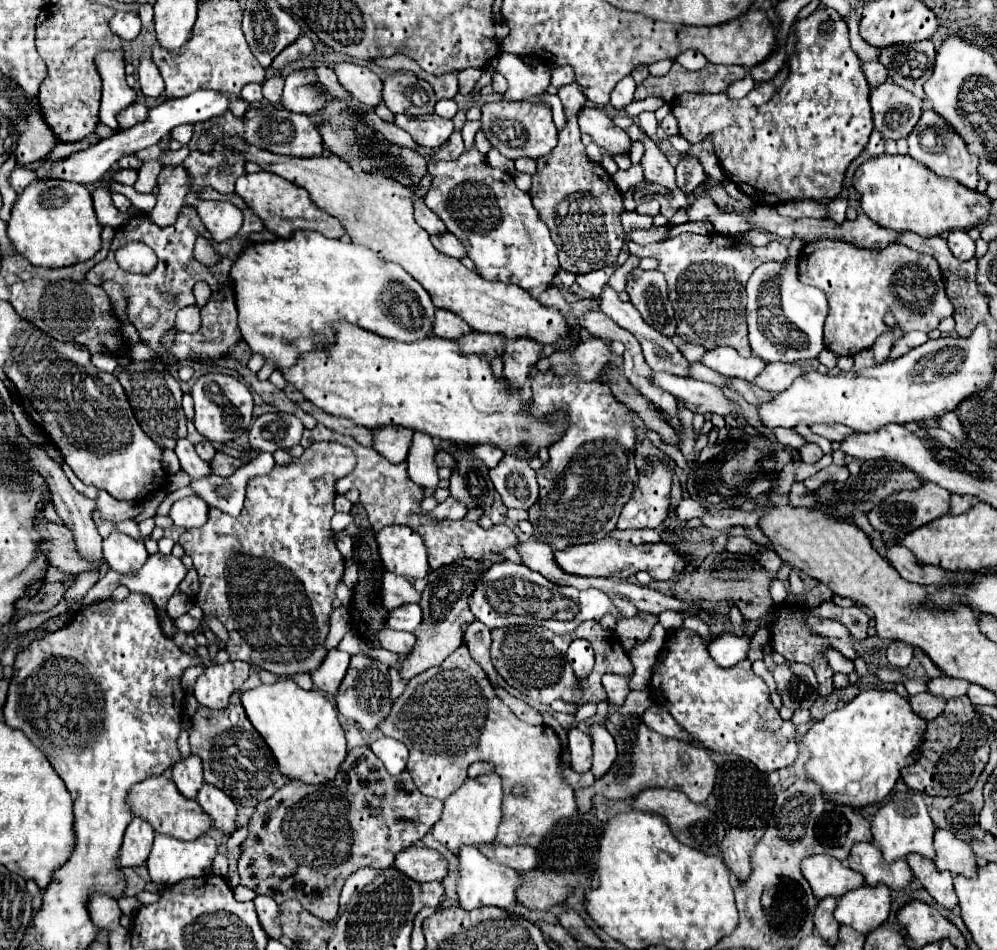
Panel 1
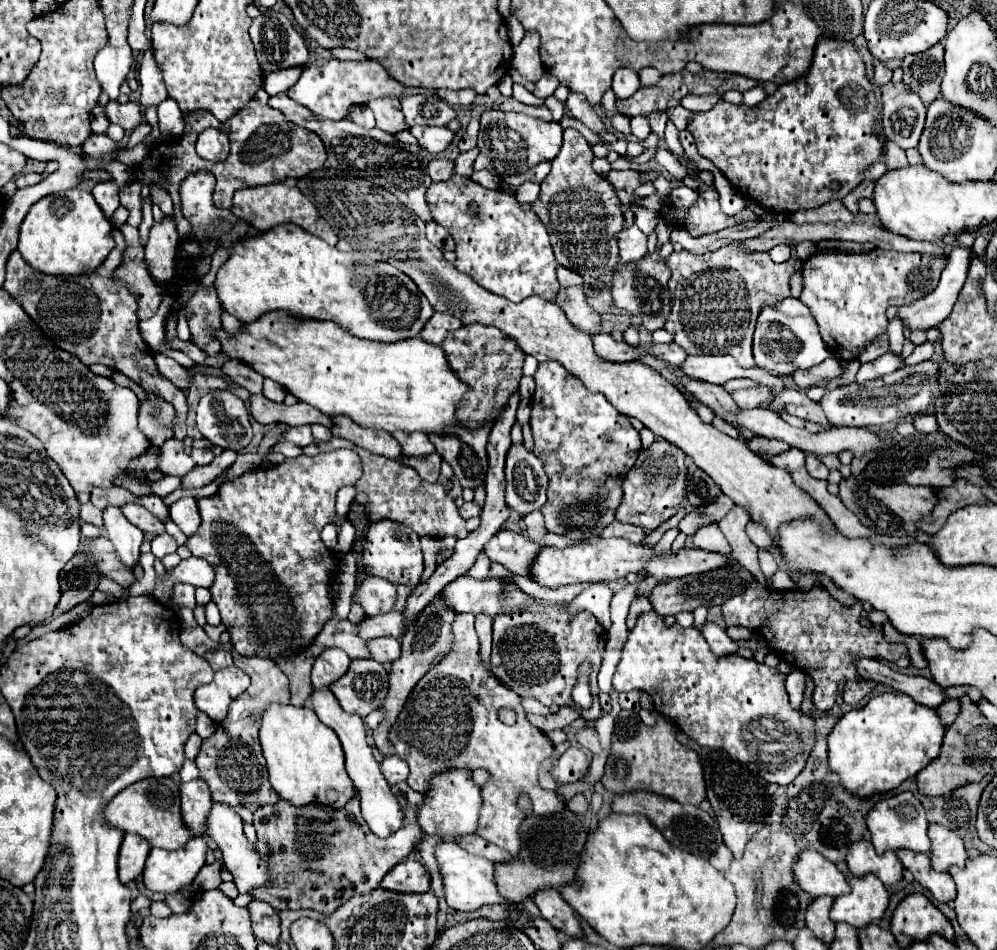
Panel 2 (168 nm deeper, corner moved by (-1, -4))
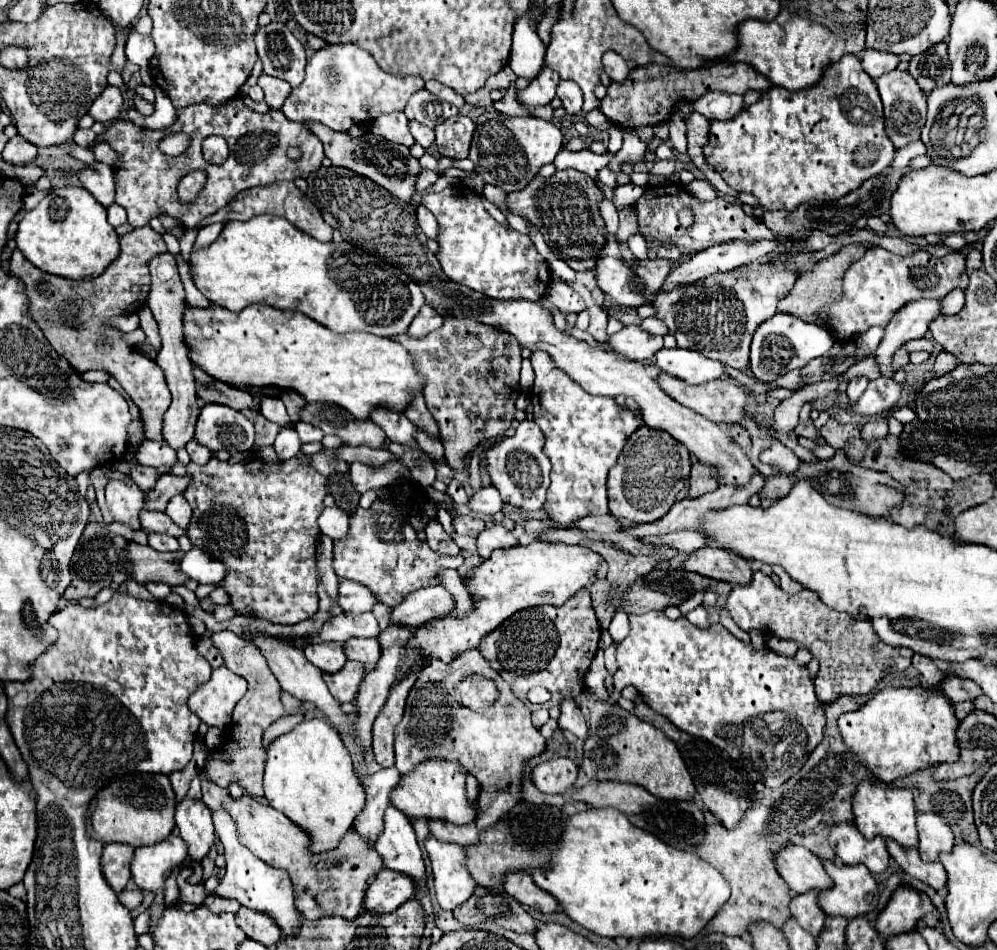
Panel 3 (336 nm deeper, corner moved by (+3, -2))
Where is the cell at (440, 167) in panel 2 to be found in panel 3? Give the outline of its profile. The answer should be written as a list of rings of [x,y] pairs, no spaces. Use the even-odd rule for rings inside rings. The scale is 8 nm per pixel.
[[[420,170],[418,178],[416,178],[416,190],[426,190],[436,180],[438,180],[438,174],[436,172],[432,172],[432,170]]]

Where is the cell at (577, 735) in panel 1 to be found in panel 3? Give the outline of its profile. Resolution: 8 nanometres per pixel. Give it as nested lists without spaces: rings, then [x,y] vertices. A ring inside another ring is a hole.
[[[556,758],[538,764],[532,770],[532,782],[544,794],[564,794],[576,782],[578,766],[570,758]]]

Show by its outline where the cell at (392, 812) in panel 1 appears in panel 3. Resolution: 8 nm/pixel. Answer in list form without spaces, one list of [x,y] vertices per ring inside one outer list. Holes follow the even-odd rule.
[[[244,794],[240,798],[228,796],[224,800],[224,810],[236,822],[240,842],[244,842],[244,846],[254,856],[258,856],[272,868],[288,870],[296,892],[296,908],[304,918],[314,922],[326,916],[342,916],[346,920],[354,920],[360,914],[368,884],[382,868],[382,860],[378,852],[372,850],[354,830],[346,832],[338,848],[322,854],[312,854],[308,850],[308,834],[304,834],[302,828],[298,828],[272,806],[260,804],[252,796]]]

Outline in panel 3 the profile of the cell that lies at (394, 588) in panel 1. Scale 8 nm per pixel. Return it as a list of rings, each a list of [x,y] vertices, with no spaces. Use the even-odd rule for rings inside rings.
[[[342,580],[338,584],[338,606],[346,614],[370,612],[374,604],[376,604],[376,598],[366,586],[350,582],[350,580]]]

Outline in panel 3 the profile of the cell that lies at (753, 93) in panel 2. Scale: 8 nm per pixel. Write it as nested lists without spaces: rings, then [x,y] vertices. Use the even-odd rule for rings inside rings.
[[[708,92],[694,102],[692,112],[698,112],[710,120],[730,120],[744,108],[742,96],[728,92]]]

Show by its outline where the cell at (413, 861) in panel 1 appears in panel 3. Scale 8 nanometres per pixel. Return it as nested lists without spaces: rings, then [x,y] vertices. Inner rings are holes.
[[[382,868],[364,894],[364,910],[372,914],[390,914],[414,896],[414,882],[404,874]]]

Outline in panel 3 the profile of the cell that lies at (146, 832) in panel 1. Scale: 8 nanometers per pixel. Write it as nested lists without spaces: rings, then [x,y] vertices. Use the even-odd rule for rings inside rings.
[[[106,844],[102,850],[102,868],[112,890],[122,892],[130,880],[130,860],[134,848],[128,844]]]

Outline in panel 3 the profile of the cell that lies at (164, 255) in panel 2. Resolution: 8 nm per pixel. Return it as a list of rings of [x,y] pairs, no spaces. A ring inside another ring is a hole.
[[[160,254],[150,262],[150,274],[152,274],[152,288],[148,294],[148,308],[152,310],[158,326],[160,326],[160,338],[162,338],[162,350],[156,358],[156,364],[162,368],[166,376],[166,384],[172,392],[172,404],[168,412],[164,414],[162,424],[162,438],[174,448],[184,448],[190,440],[194,440],[194,424],[198,418],[198,404],[196,404],[196,384],[192,376],[192,362],[188,358],[188,348],[182,340],[182,314],[184,314],[184,288],[178,276],[178,266],[172,254]]]

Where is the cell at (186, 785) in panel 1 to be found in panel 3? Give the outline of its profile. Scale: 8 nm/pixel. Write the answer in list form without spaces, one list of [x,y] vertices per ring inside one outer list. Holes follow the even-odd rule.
[[[184,798],[176,808],[176,826],[180,838],[188,844],[188,856],[200,864],[214,844],[214,826],[210,810],[200,800]]]

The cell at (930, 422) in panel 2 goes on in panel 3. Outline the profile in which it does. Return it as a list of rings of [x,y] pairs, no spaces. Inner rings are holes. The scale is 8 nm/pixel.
[[[900,406],[900,408],[894,408],[890,412],[890,416],[894,416],[902,424],[908,424],[908,422],[912,422],[916,418],[916,412],[912,408],[908,408],[908,406]]]

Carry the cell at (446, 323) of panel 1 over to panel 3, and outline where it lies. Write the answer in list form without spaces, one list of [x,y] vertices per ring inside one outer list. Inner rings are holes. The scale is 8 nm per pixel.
[[[432,308],[420,310],[420,314],[418,314],[418,316],[412,320],[412,324],[408,326],[408,334],[414,336],[414,338],[422,338],[422,336],[430,334],[432,330],[440,328],[442,322],[444,322],[444,318],[442,318],[436,310],[432,310]]]

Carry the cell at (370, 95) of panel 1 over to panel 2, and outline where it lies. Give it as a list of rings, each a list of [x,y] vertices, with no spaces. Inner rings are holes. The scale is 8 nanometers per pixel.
[[[376,98],[366,104],[374,116],[376,116],[376,126],[388,134],[394,134],[398,130],[408,128],[404,124],[404,116],[400,112],[400,100],[398,98]]]

